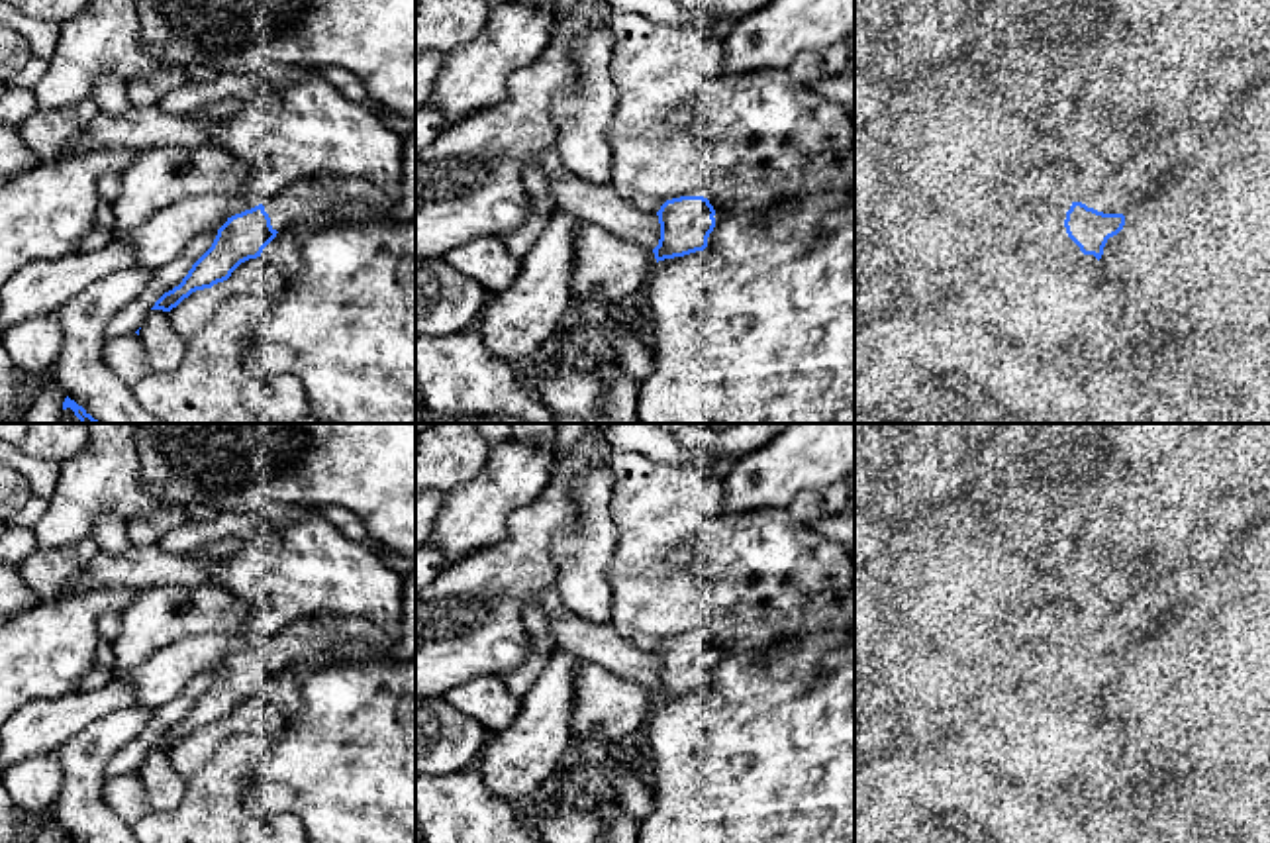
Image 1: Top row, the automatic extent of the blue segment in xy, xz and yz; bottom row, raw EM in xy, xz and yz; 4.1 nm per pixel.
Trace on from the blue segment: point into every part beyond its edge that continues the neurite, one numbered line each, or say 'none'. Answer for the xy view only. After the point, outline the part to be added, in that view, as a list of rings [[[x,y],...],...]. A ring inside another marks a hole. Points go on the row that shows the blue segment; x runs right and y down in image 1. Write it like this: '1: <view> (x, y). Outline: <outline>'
1: xy (318, 200). Outline: [[[415,133],[404,137],[402,194],[388,202],[382,192],[361,178],[316,176],[286,186],[263,202],[276,231],[310,223],[319,227],[351,208],[380,208],[398,223],[415,220]]]

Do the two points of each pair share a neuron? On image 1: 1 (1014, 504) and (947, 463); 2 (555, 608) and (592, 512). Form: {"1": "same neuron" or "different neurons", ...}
{"1": "different neurons", "2": "different neurons"}

